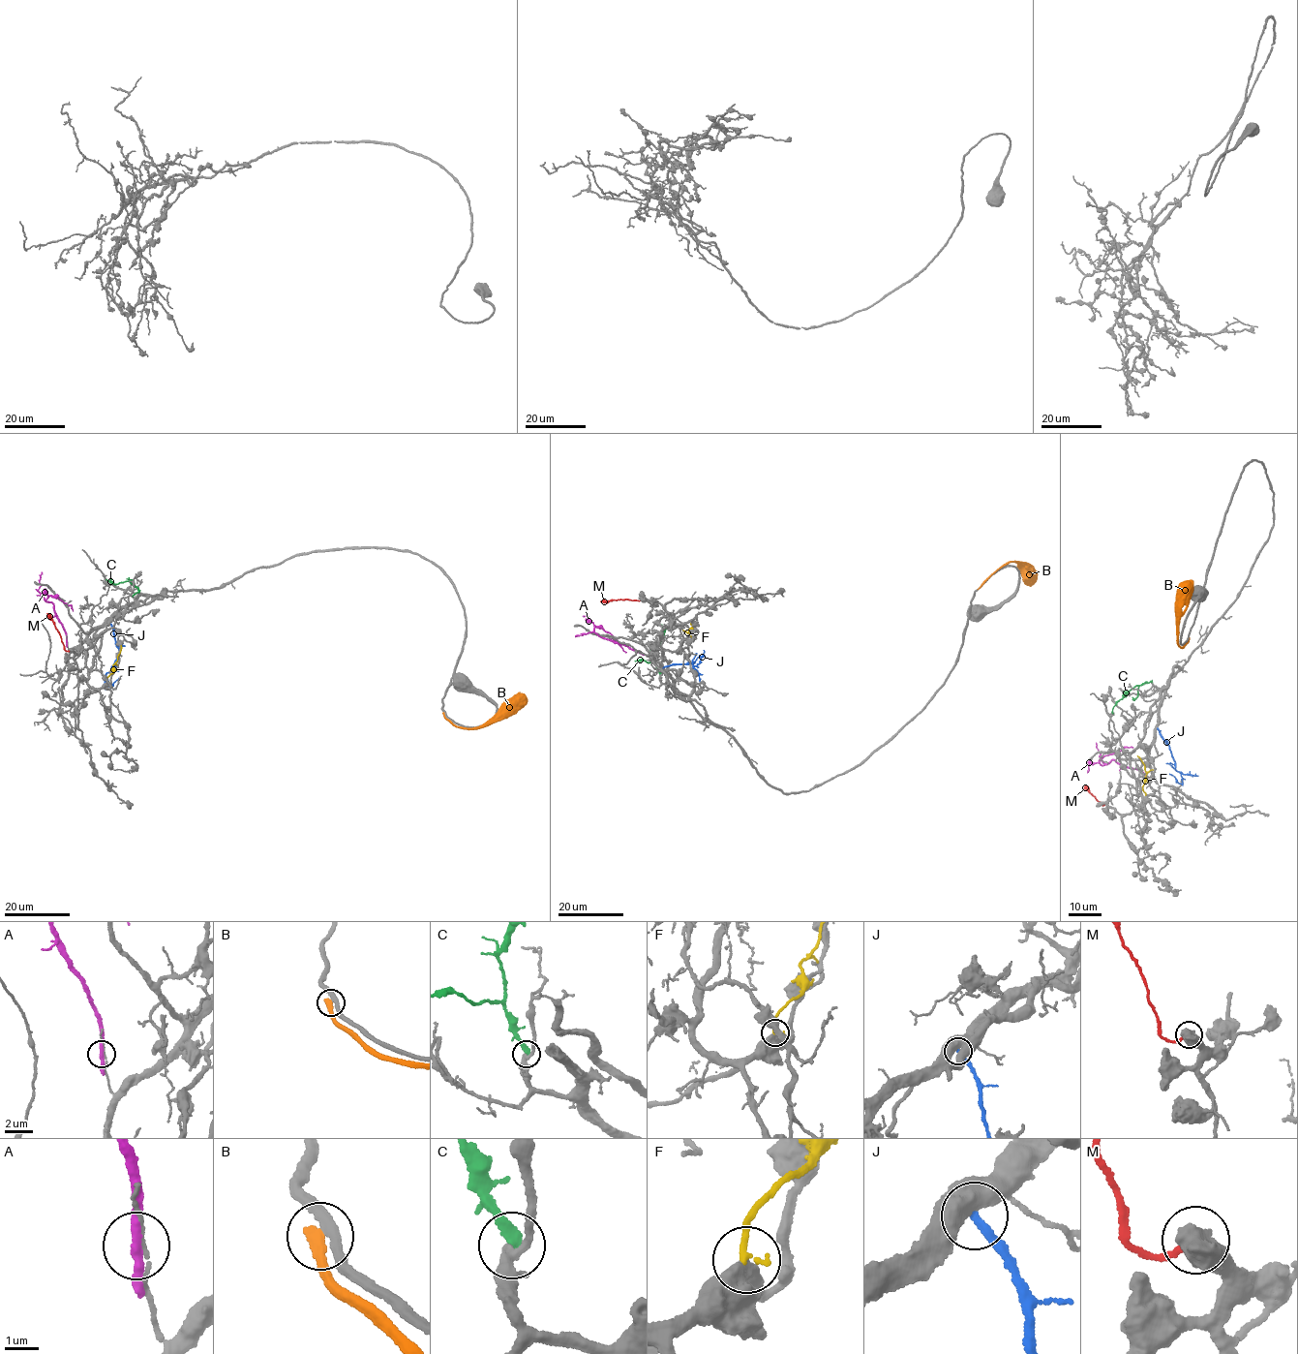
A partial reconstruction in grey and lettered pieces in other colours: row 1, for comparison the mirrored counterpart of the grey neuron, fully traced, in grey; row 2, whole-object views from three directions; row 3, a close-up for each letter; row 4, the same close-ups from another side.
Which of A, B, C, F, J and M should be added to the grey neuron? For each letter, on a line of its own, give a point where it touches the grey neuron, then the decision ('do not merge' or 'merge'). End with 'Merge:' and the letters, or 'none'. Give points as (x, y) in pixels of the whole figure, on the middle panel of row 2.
A: (640, 653) | do not merge
B: (979, 588) | do not merge
C: (660, 674) | do not merge
F: (693, 624) | do not merge
J: (663, 667) | do not merge
M: (641, 598) | do not merge
Merge: none

